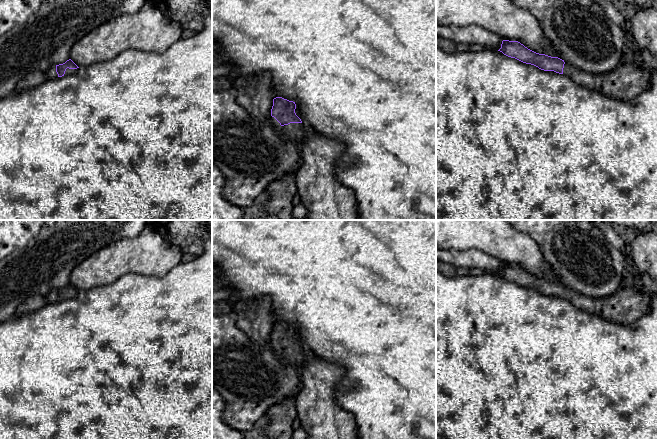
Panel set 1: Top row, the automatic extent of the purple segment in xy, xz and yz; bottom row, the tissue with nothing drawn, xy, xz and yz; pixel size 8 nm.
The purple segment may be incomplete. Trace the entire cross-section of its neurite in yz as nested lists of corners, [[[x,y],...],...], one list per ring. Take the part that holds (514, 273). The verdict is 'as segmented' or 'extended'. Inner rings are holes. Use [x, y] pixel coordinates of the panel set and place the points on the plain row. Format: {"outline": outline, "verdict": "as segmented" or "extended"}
{"outline": [[[503,264],[498,275],[541,294],[563,298],[577,308],[619,324],[630,325],[655,308],[652,296],[657,295],[657,282],[647,273],[642,274],[639,289],[625,285],[611,296],[601,299],[581,295],[558,281],[536,277],[518,265]]], "verdict": "extended"}

